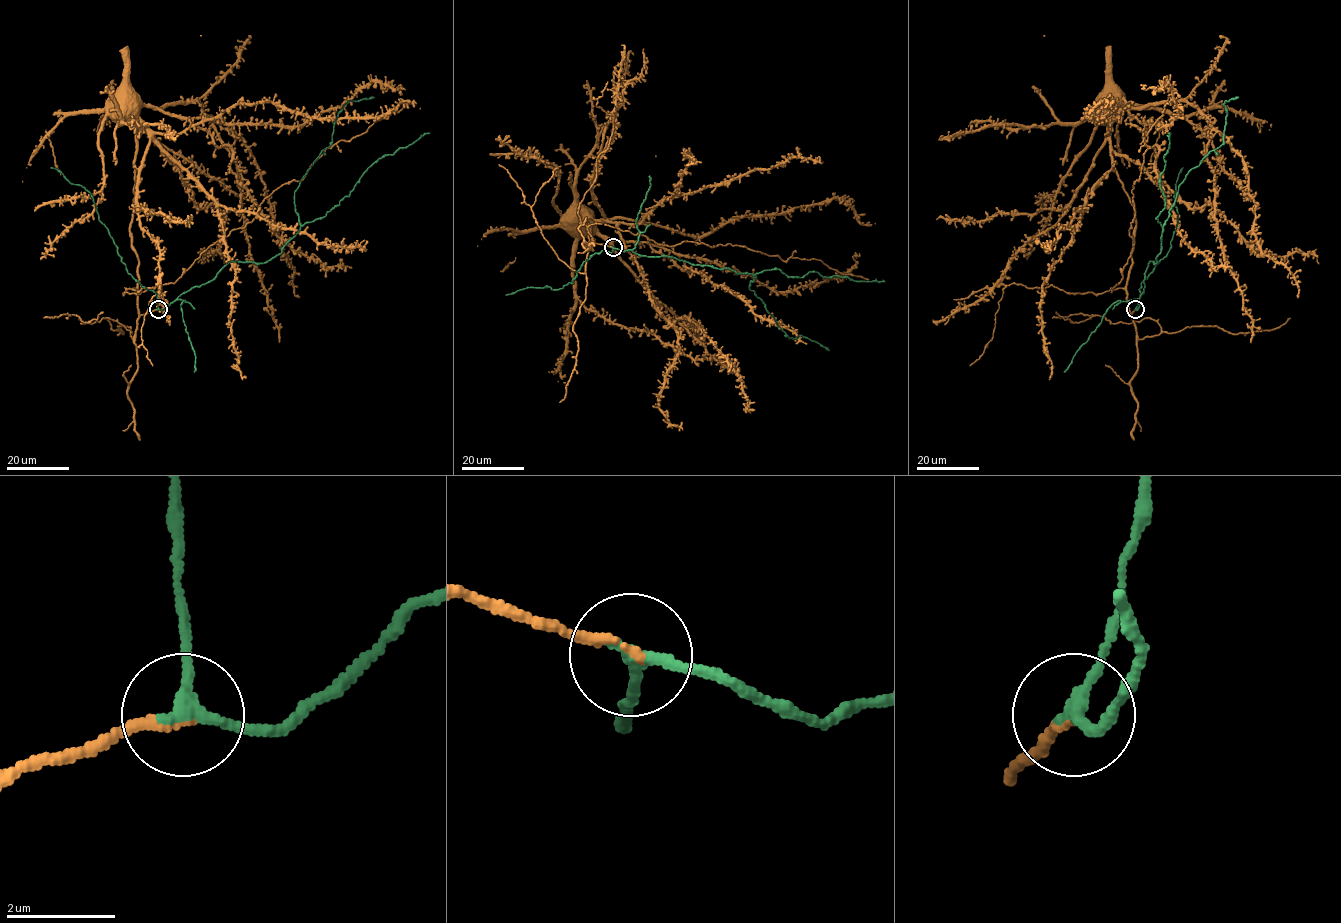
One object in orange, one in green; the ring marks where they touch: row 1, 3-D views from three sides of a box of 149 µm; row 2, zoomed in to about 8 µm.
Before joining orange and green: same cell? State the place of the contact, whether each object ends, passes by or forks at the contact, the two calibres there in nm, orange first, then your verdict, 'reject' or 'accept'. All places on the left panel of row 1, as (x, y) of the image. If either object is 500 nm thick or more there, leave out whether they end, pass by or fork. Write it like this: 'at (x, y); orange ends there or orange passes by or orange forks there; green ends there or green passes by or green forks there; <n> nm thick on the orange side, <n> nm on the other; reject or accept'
at (158, 309); orange ends there; green passes by; 150 nm thick on the orange side, 240 nm on the other; accept

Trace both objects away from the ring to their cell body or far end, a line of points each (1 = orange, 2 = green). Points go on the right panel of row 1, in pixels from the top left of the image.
1: (1136, 310), (1134, 206), (1112, 164), (1111, 117), (1186, 101), (1207, 121), (1216, 231), (1250, 342)
2: (1136, 309), (1145, 270), (1161, 252), (1163, 224), (1178, 187), (1223, 142), (1224, 102), (1238, 97)

